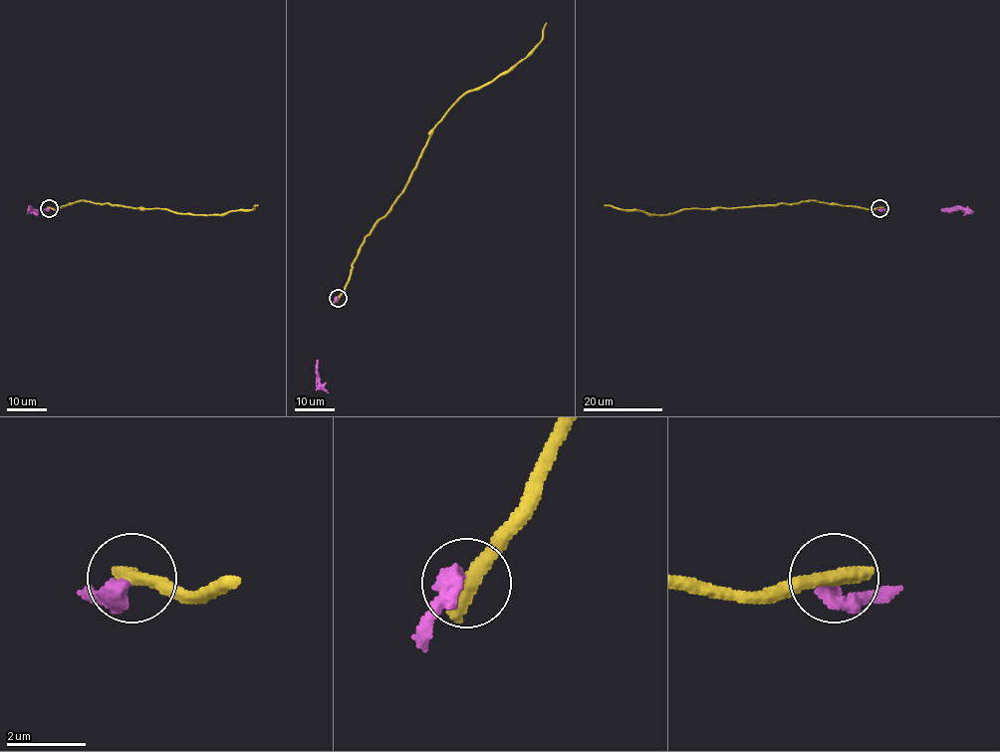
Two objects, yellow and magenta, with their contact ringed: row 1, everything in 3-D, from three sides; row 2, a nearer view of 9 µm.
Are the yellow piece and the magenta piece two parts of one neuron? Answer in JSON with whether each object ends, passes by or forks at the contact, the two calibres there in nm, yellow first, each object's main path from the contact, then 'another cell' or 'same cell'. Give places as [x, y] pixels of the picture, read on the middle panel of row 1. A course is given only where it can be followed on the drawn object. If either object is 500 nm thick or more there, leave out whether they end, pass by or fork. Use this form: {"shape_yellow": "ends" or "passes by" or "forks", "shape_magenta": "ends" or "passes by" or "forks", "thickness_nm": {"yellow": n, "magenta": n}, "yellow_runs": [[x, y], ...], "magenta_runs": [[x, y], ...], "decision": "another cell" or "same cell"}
{"thickness_nm": {"yellow": 550, "magenta": 440}, "yellow_runs": [[338, 298], [359, 248], [402, 192], [430, 131], [465, 94], [508, 73], [541, 40], [546, 23]], "magenta_runs": [[338, 298], [317, 365], [318, 381], [329, 392]], "decision": "another cell"}

